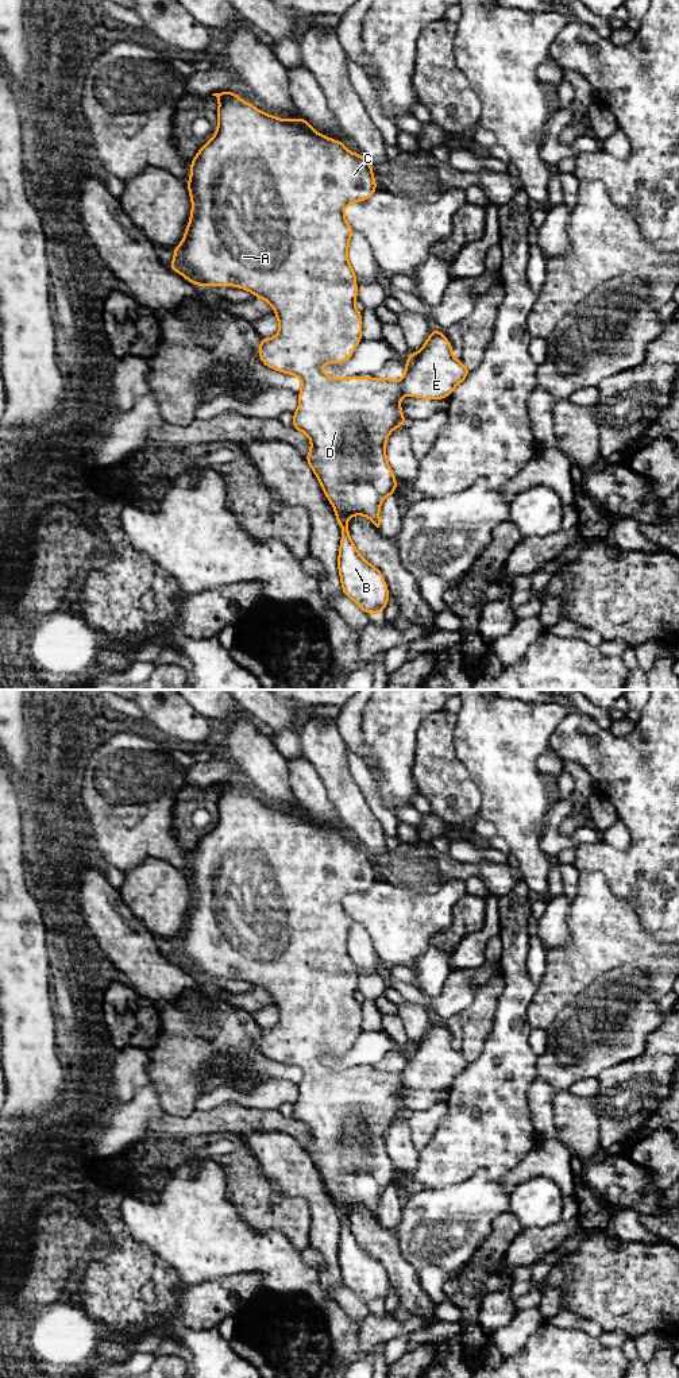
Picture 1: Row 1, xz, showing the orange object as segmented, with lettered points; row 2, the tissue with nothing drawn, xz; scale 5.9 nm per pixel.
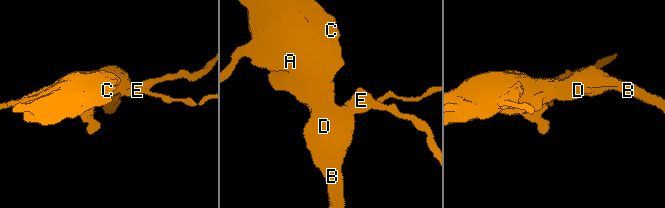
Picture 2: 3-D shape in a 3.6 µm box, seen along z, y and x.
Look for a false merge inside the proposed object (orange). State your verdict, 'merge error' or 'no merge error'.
merge error

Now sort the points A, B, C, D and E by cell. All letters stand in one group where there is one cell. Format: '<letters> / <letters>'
A B C D / E

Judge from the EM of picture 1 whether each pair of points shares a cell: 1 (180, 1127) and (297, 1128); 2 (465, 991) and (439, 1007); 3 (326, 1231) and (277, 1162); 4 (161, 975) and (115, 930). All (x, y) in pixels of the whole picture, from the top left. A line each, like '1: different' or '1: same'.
1: same
2: same
3: same
4: same

